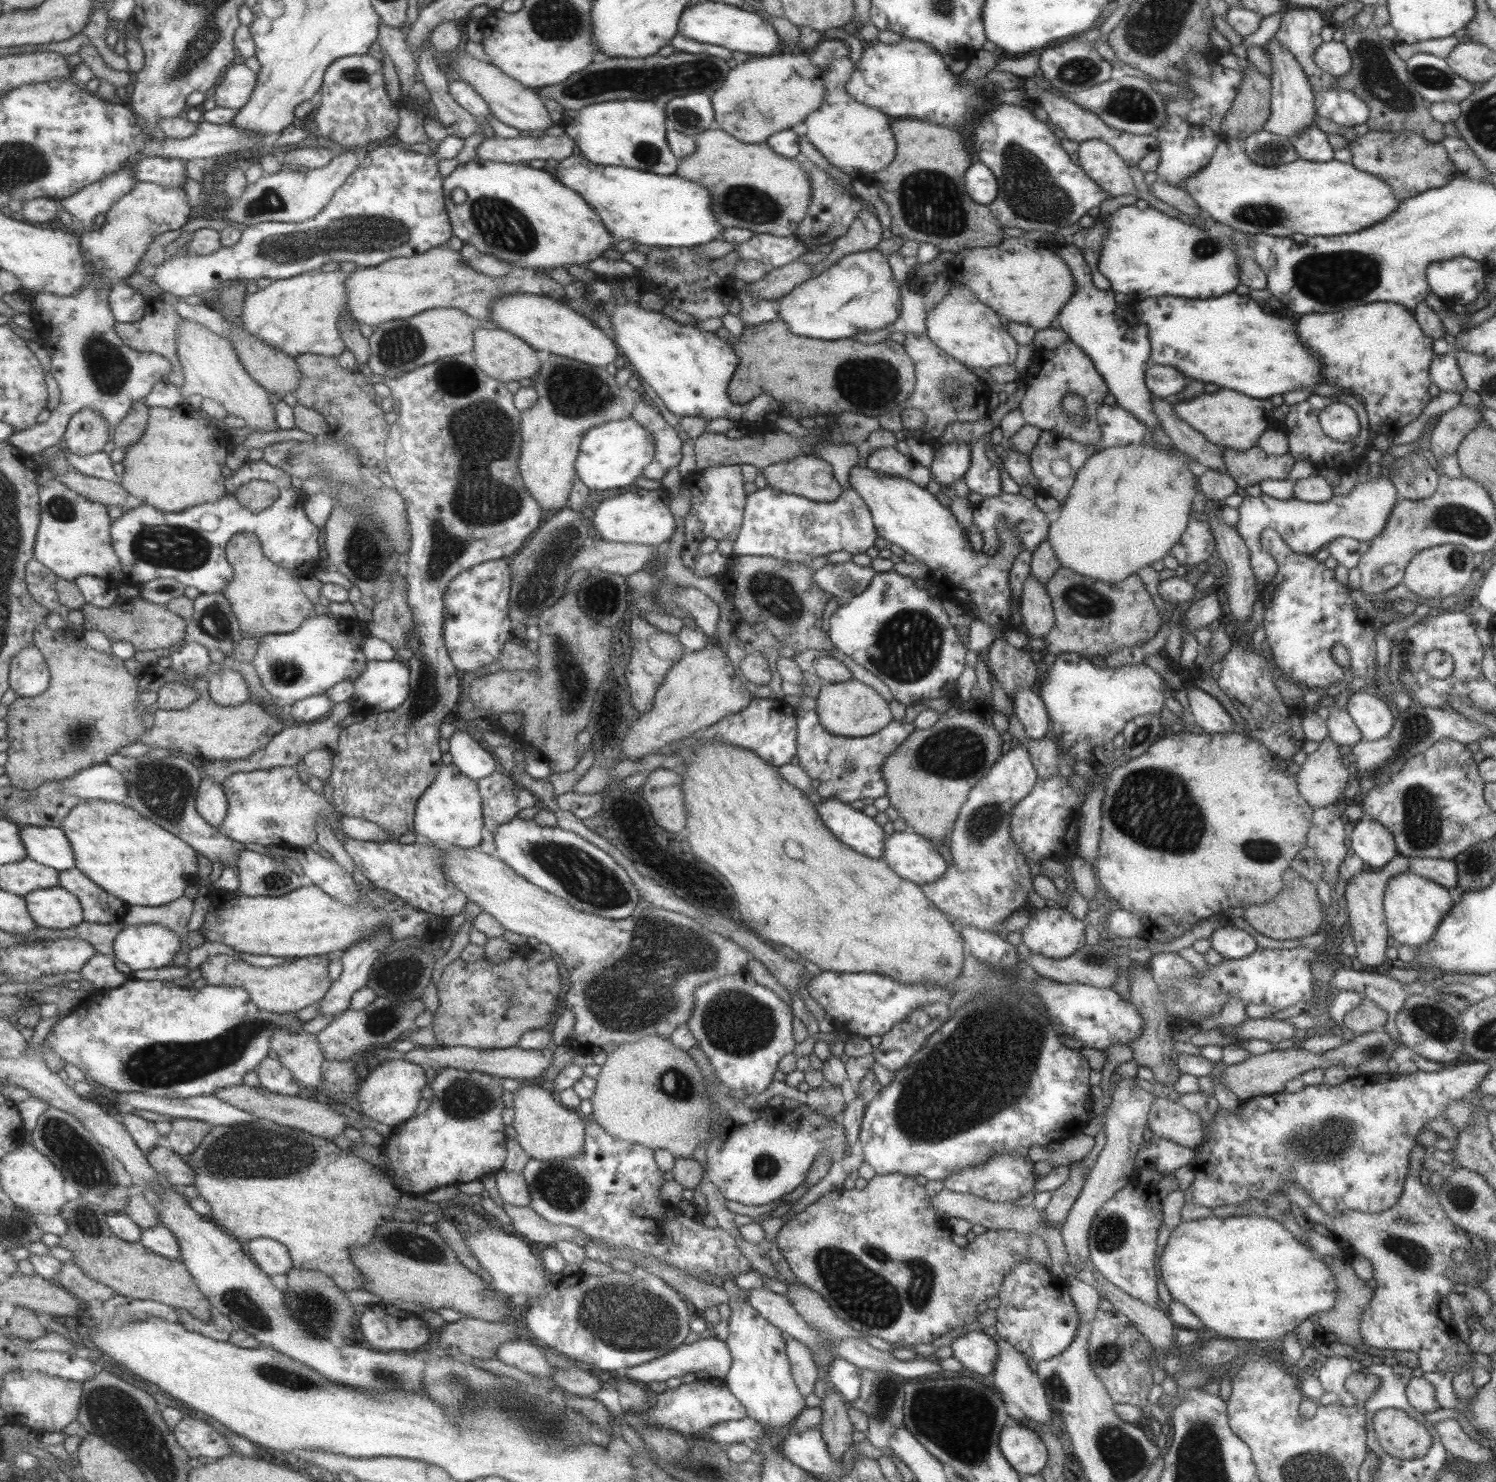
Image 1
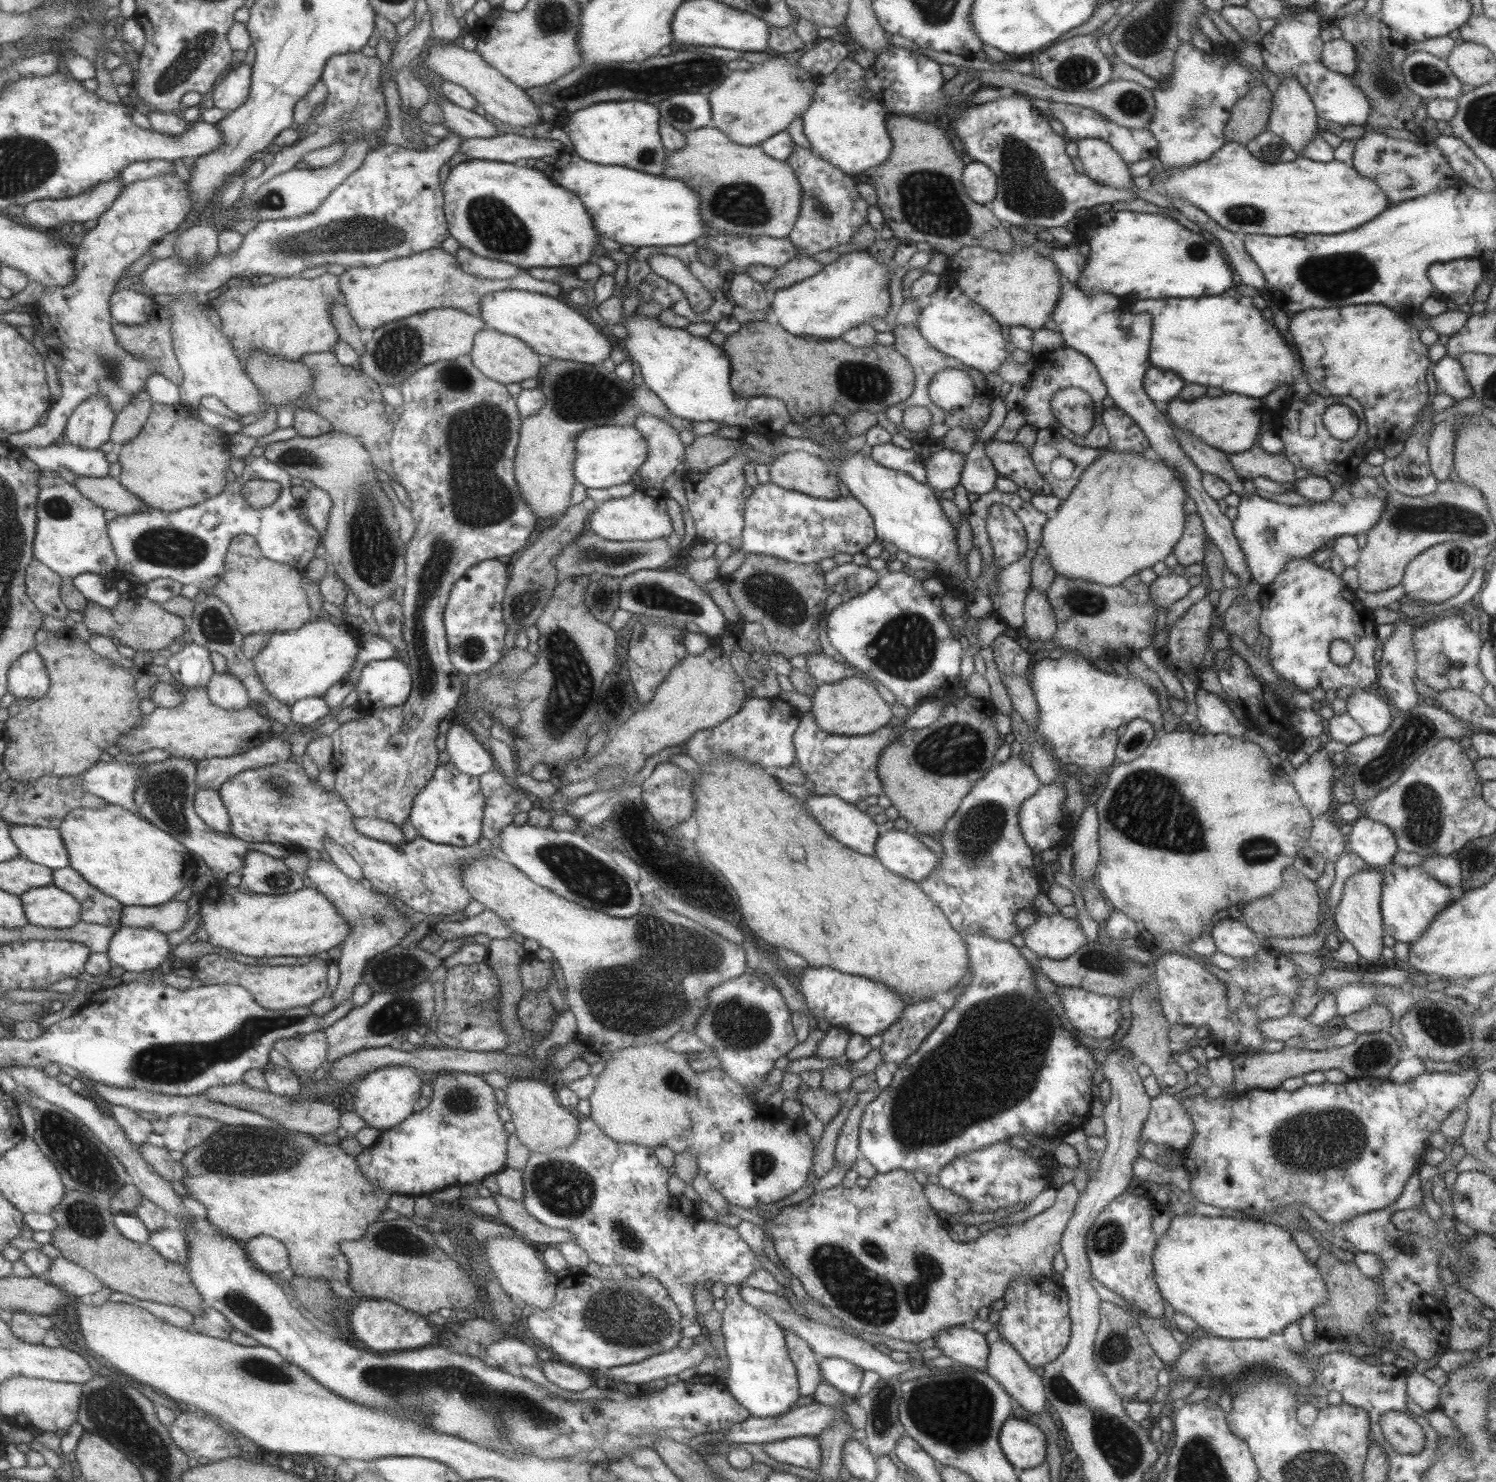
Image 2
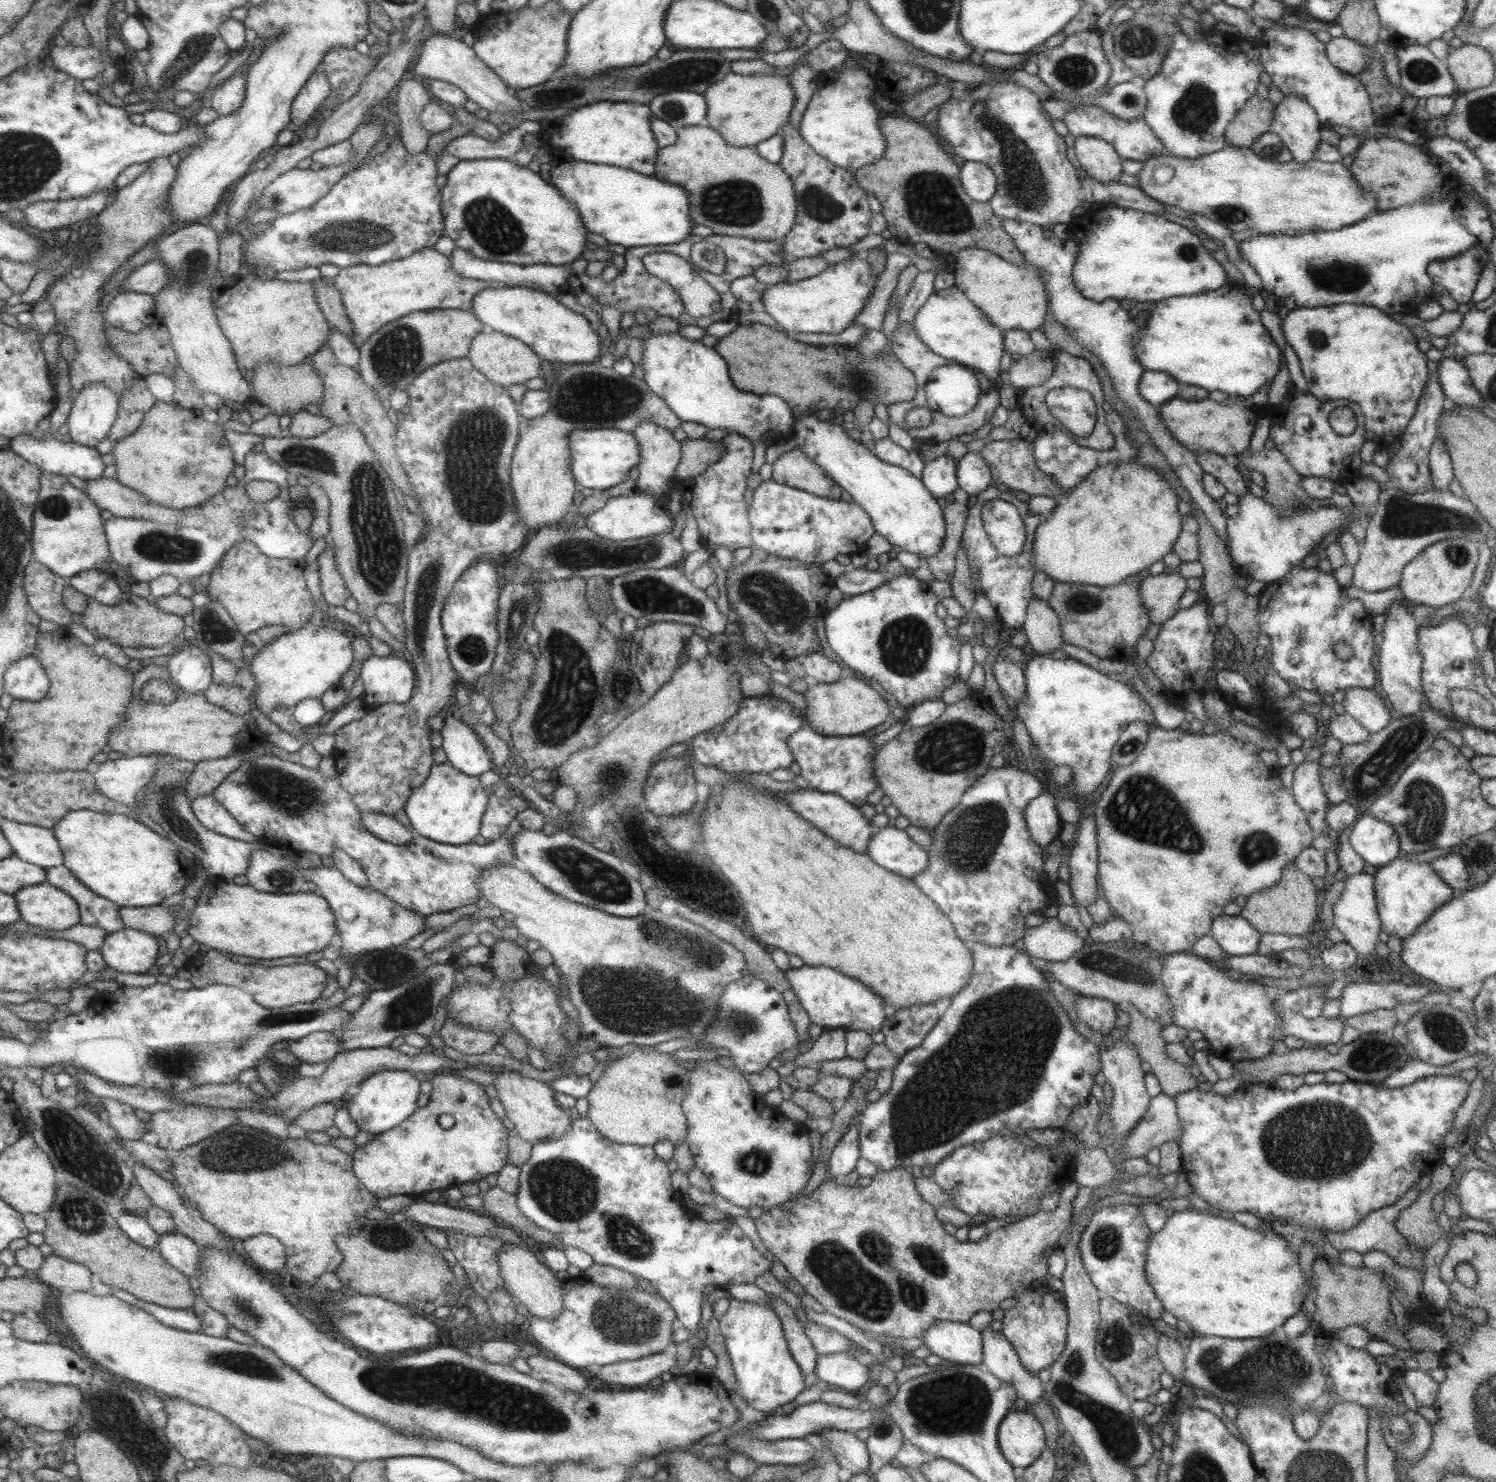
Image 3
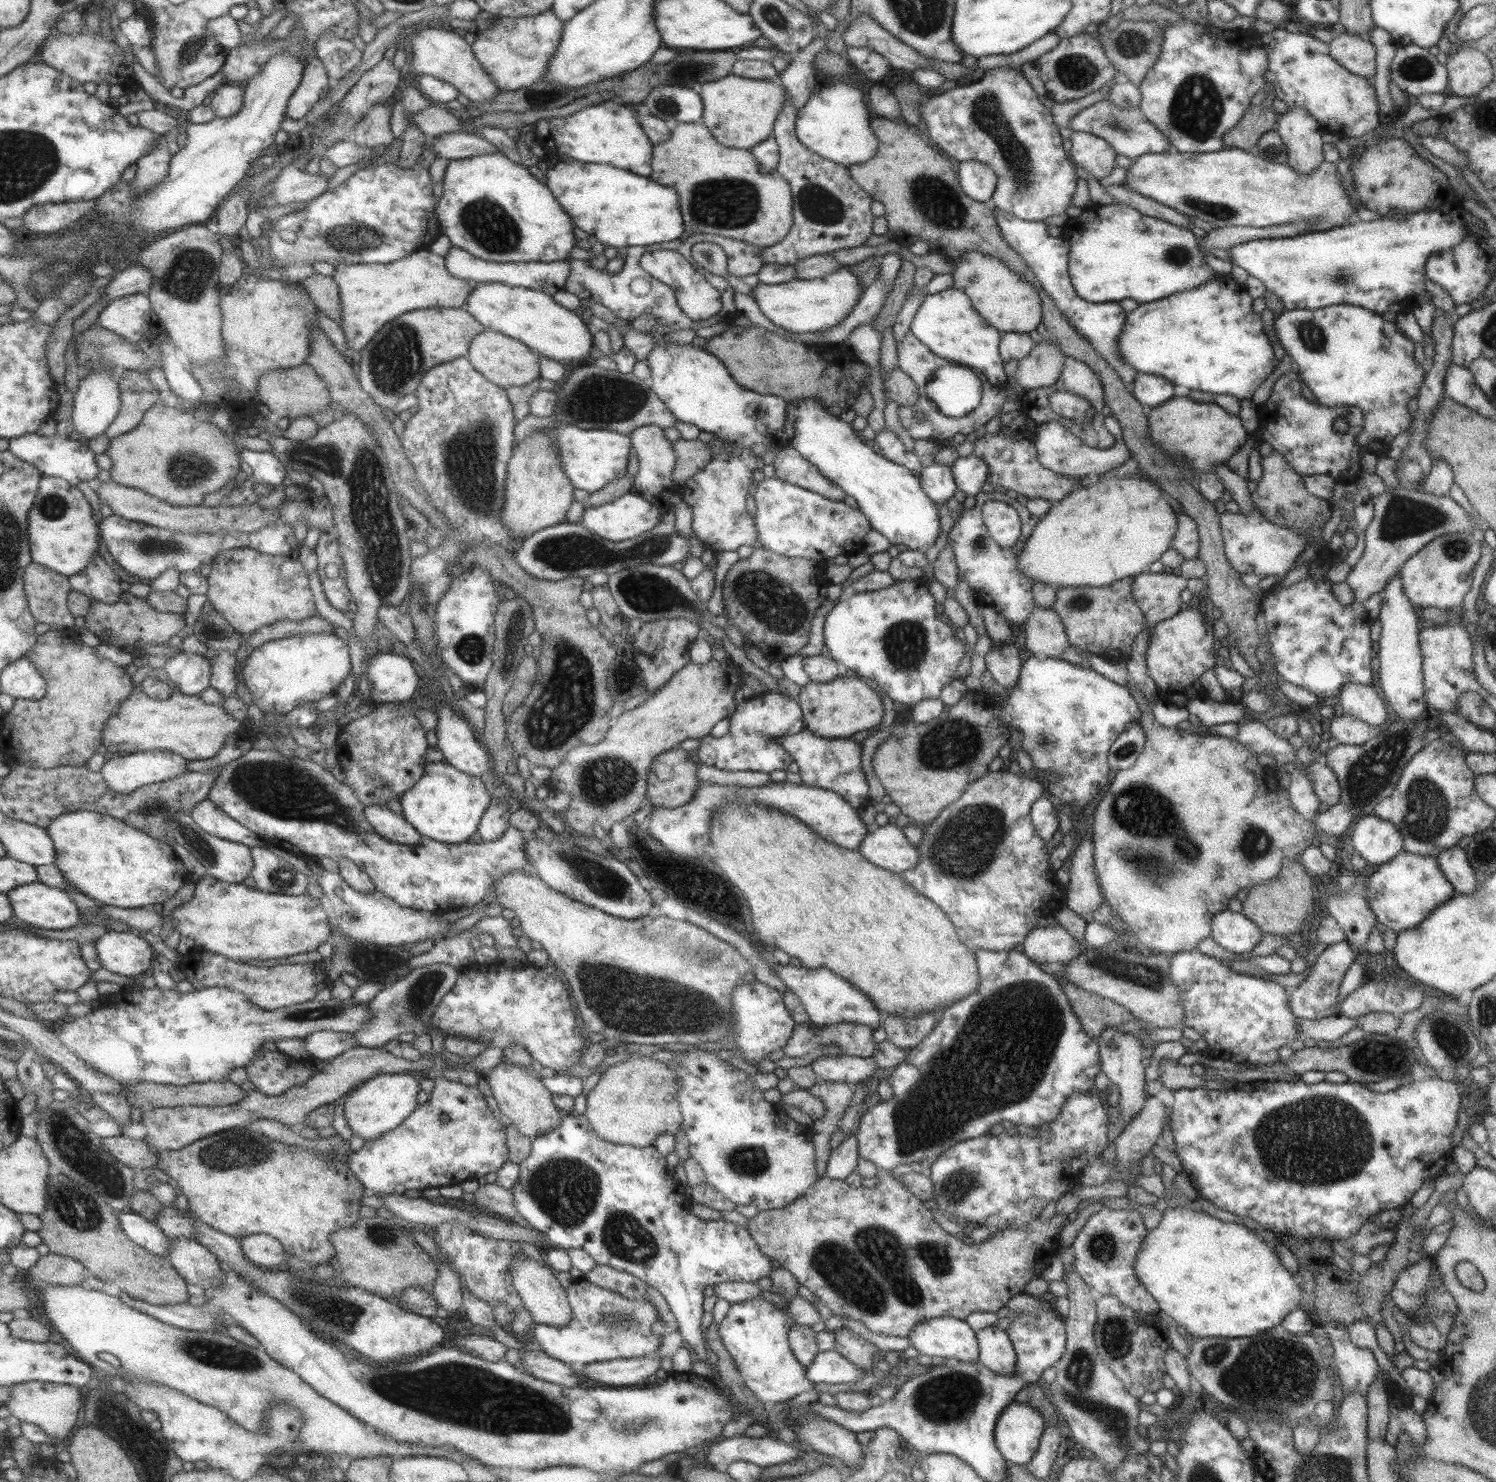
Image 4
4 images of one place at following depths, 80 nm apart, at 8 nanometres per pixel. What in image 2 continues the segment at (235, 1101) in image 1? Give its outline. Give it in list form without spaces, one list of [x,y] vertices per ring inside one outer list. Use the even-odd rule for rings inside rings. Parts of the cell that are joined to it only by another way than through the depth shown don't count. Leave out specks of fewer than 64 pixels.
[[[245,1082],[212,1086],[199,1094],[227,1106],[259,1112],[259,1114],[263,1114],[267,1118],[280,1122],[283,1128],[290,1130],[290,1132],[299,1131],[316,1137],[328,1132],[333,1133],[341,1126],[341,1114],[343,1111],[331,1103],[325,1101],[294,1102],[291,1098],[286,1098],[286,1096],[278,1095],[271,1091],[267,1092],[260,1088],[253,1088]]]

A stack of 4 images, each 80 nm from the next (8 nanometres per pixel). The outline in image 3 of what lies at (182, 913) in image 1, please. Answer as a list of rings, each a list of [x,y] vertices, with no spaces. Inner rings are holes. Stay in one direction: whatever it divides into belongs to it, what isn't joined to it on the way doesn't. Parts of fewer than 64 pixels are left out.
[[[164,905],[150,907],[121,907],[120,915],[129,928],[153,933],[163,938],[173,932],[177,912]]]

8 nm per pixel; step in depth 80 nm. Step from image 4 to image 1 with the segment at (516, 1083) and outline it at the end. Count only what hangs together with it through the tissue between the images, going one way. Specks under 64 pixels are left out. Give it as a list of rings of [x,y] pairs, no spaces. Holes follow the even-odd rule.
[[[523,1081],[512,1094],[514,1117],[511,1125],[516,1131],[516,1141],[530,1158],[551,1162],[580,1153],[583,1146],[584,1117],[559,1103],[549,1086]]]

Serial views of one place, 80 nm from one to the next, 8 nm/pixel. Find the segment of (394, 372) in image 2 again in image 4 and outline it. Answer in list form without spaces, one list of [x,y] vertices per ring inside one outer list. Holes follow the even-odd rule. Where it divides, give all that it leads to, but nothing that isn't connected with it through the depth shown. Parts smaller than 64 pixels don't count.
[[[431,307],[418,308],[413,312],[407,312],[405,316],[397,316],[381,327],[381,332],[376,332],[374,338],[363,348],[360,353],[359,372],[357,378],[359,386],[368,397],[380,407],[387,419],[394,418],[393,408],[399,402],[401,396],[411,394],[417,388],[421,377],[429,369],[455,358],[467,357],[469,343],[476,334],[485,330],[482,324],[479,324],[464,308],[451,307]]]

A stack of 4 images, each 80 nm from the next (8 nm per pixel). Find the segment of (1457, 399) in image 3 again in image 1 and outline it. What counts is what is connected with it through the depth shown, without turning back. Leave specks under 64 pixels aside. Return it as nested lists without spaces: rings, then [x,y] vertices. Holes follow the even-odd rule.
[[[1451,351],[1433,356],[1429,366],[1429,374],[1434,391],[1463,394],[1466,389],[1465,381],[1462,379]]]

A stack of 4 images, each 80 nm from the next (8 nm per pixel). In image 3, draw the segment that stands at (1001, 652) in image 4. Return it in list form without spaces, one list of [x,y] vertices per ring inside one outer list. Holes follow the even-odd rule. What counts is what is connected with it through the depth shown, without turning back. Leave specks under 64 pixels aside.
[[[996,657],[992,674],[1003,694],[1015,700],[1017,704],[1025,696],[1025,679],[1022,668],[1009,657]]]

